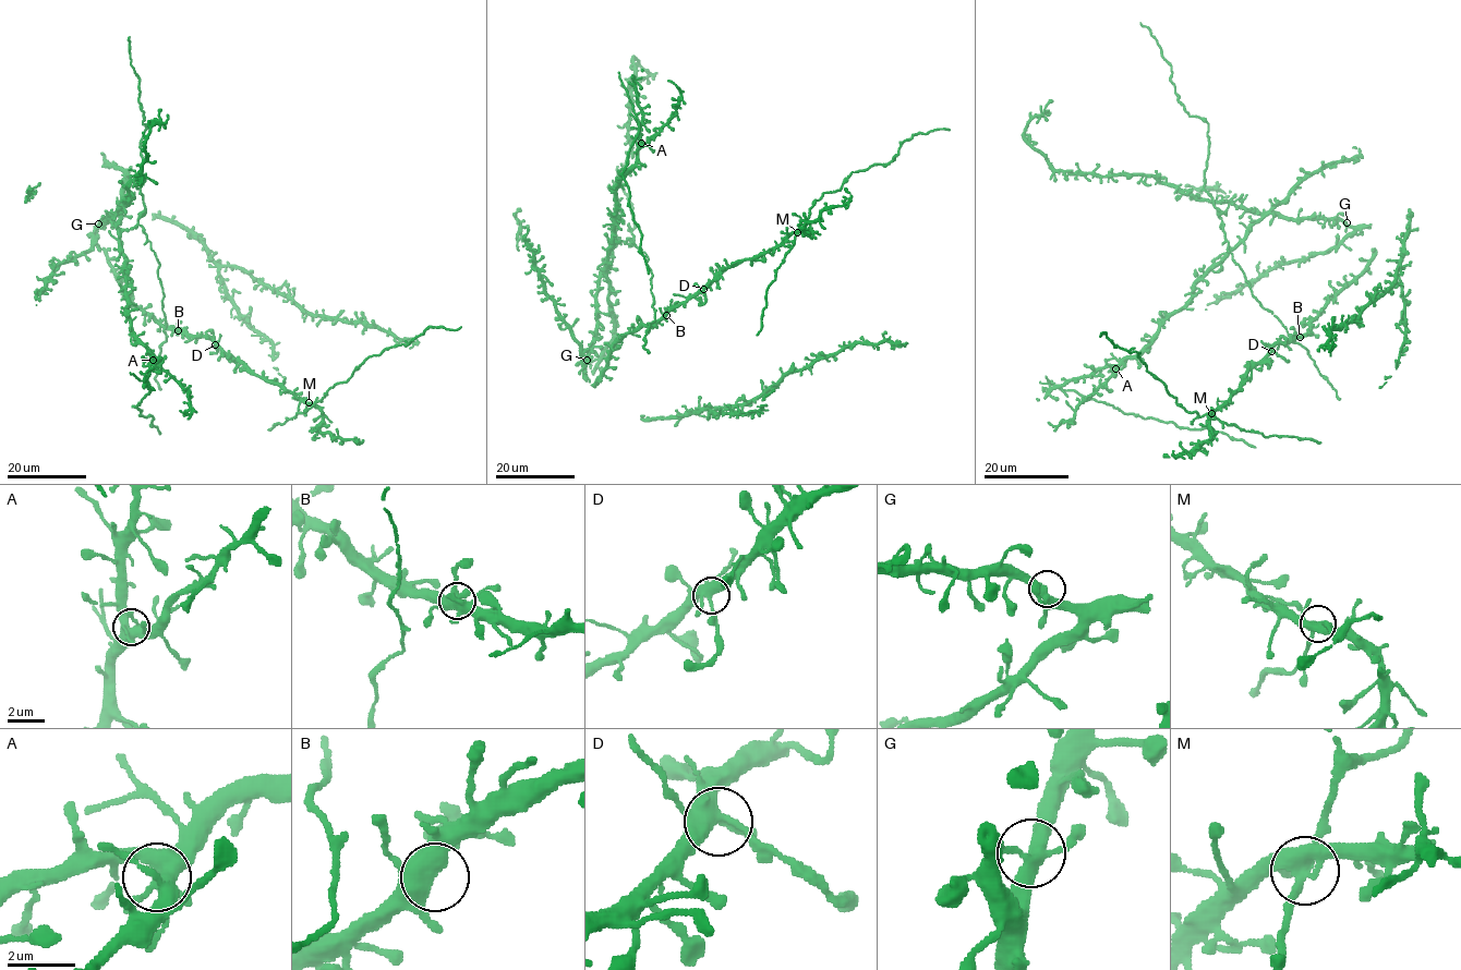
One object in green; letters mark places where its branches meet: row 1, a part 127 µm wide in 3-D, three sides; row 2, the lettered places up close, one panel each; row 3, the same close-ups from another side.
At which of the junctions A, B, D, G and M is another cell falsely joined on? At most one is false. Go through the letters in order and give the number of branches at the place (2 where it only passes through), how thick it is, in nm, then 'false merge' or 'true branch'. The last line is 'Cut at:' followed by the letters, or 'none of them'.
A: branches 5; calibre 440 nm; true branch
B: branches 5; calibre 480 nm; true branch
D: branches 5; calibre 440 nm; true branch
G: branches 4; calibre 360 nm; true branch
M: branches 5; calibre 400 nm; true branch
Cut at: none of them

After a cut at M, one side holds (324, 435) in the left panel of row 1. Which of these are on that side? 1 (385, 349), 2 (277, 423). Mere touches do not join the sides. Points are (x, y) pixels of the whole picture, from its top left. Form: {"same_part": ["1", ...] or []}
{"same_part": []}

